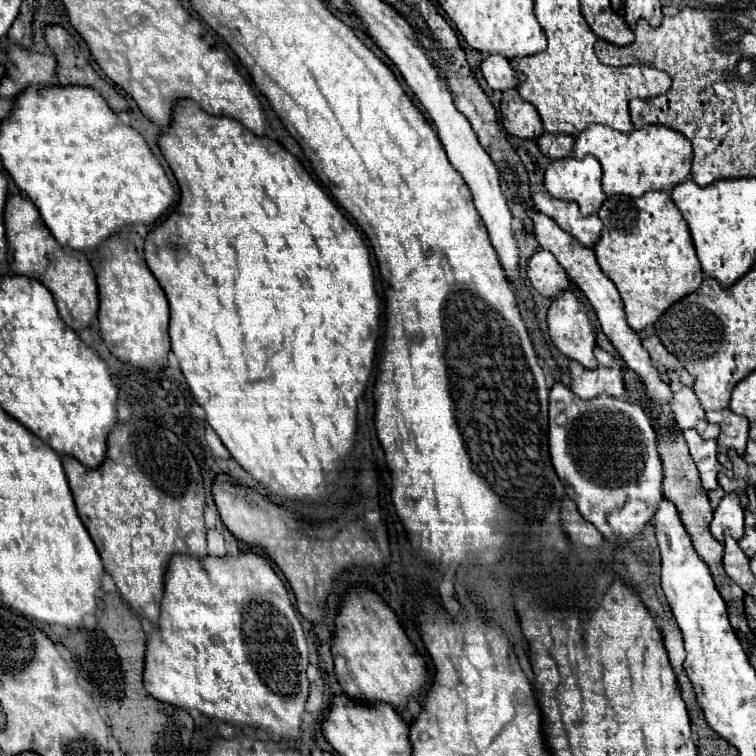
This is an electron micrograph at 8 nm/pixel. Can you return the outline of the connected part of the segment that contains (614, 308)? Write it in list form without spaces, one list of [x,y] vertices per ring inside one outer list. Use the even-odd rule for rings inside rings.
[[[524,204],[524,210],[528,212],[528,216],[532,218],[534,222],[534,236],[538,240],[538,244],[544,248],[544,250],[550,250],[556,260],[560,262],[560,266],[566,270],[568,278],[586,294],[586,298],[590,300],[598,320],[600,320],[600,326],[602,326],[602,332],[606,334],[606,338],[614,344],[614,348],[618,350],[618,354],[622,356],[622,360],[626,362],[626,366],[630,370],[634,370],[642,382],[644,382],[644,388],[646,388],[646,394],[650,398],[650,408],[652,408],[652,416],[654,420],[662,426],[662,428],[668,428],[668,424],[672,424],[674,416],[672,416],[672,410],[670,410],[670,386],[666,382],[660,380],[656,368],[652,366],[650,362],[650,356],[648,352],[644,352],[642,348],[642,342],[638,338],[638,334],[628,326],[626,322],[626,316],[624,316],[624,308],[622,308],[622,300],[620,300],[620,294],[614,286],[614,282],[600,270],[598,262],[596,262],[596,256],[590,248],[586,248],[584,244],[580,244],[578,240],[574,240],[568,232],[564,232],[552,218],[548,218],[546,214],[538,212],[538,210],[530,210],[526,204]]]

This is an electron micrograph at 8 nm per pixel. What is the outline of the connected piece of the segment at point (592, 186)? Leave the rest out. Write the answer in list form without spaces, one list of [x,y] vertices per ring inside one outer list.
[[[568,156],[550,162],[544,174],[544,188],[554,198],[576,202],[584,216],[598,212],[606,200],[602,192],[602,166],[592,156],[584,160]]]

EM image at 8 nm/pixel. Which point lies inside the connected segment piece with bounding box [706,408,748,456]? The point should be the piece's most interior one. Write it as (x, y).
(734, 433)

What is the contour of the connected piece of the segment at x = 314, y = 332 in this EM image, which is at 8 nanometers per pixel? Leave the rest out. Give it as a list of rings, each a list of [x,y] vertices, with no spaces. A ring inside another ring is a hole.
[[[178,100],[172,108],[172,122],[168,130],[158,136],[158,146],[180,186],[180,202],[162,224],[148,232],[144,240],[144,258],[170,304],[168,332],[182,374],[196,402],[204,408],[206,422],[220,436],[232,458],[248,470],[268,490],[268,494],[308,502],[320,500],[332,492],[338,464],[354,446],[356,404],[366,388],[376,354],[376,340],[380,334],[380,298],[374,290],[370,252],[356,228],[344,218],[322,186],[304,170],[300,160],[278,142],[248,132],[240,122],[210,116],[192,100]]]

